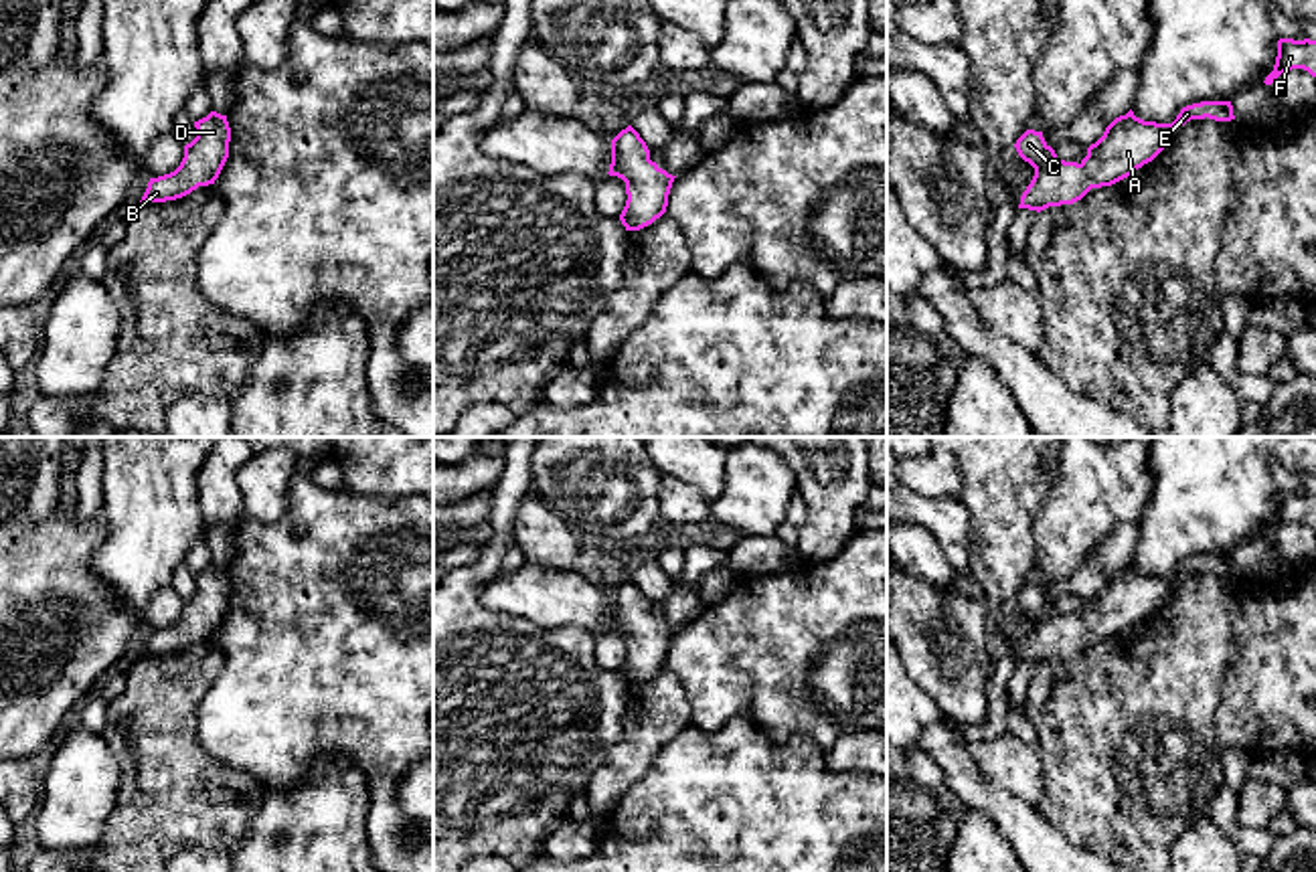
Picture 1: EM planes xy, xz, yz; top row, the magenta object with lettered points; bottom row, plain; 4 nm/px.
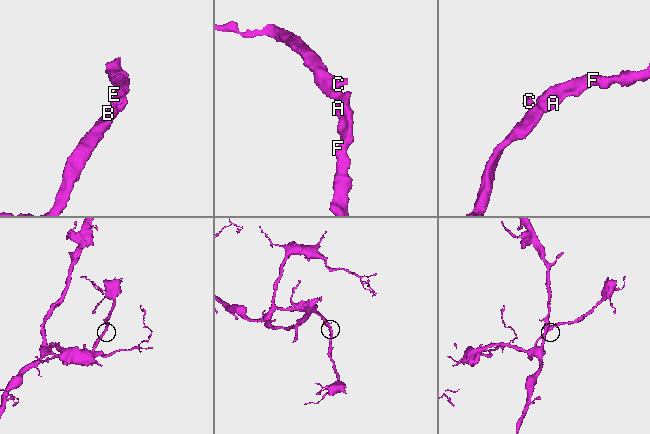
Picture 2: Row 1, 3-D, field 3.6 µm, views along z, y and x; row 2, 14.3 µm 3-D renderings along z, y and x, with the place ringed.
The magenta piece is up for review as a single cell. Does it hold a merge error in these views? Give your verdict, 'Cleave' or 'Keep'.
Keep

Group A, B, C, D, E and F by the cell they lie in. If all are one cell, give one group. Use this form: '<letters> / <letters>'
A B C D E F

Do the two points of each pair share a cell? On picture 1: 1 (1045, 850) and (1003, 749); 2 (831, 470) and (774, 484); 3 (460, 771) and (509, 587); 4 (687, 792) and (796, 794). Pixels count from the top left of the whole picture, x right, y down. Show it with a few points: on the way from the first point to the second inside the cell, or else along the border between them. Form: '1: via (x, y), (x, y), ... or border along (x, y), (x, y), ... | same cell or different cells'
1: border along (984, 775), (1035, 806) | different cells
2: border along (780, 458), (792, 472), (798, 490) | different cells
3: border along (478, 591), (478, 599), (490, 609), (547, 630) | different cells
4: via (713, 792), (770, 792) | same cell

